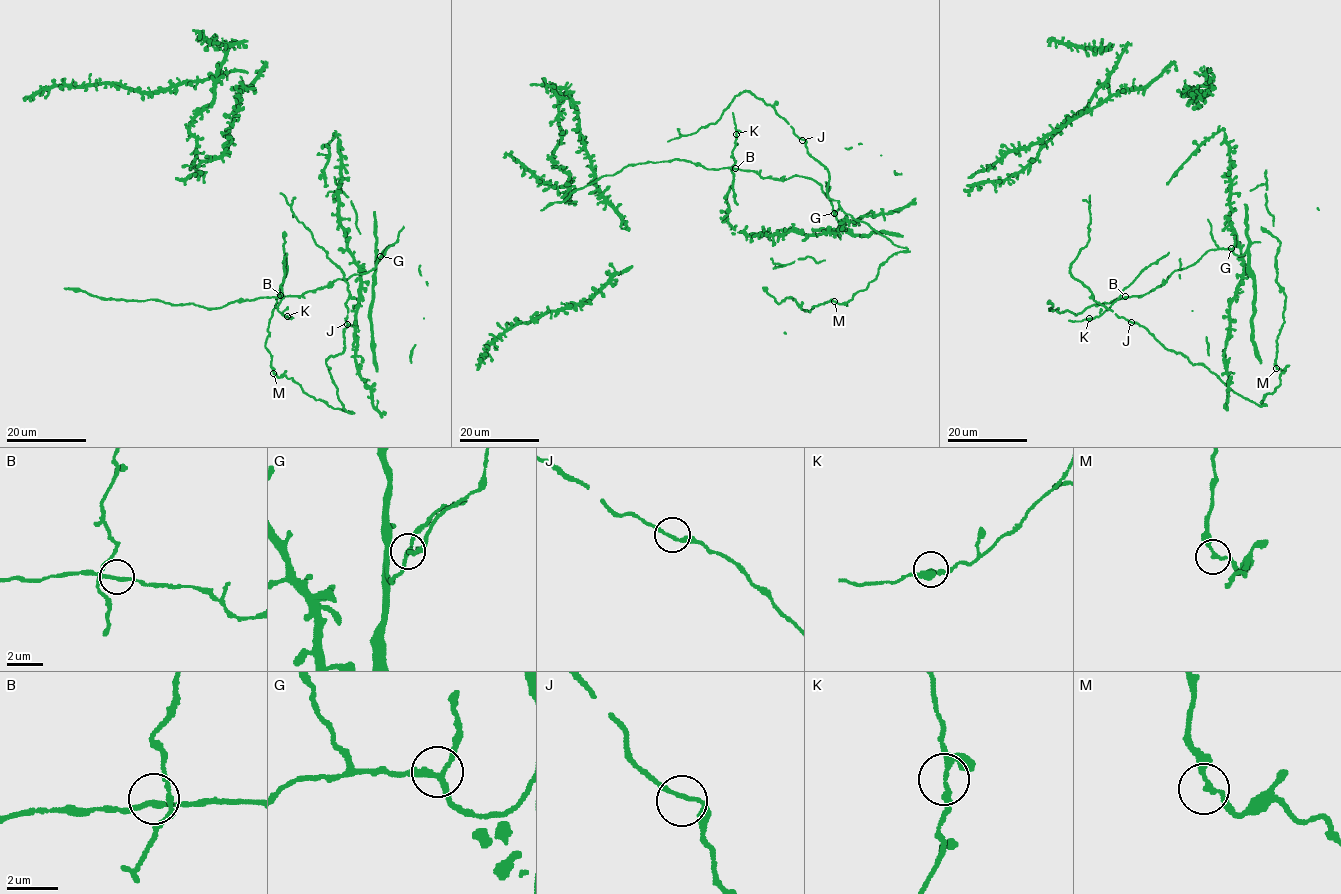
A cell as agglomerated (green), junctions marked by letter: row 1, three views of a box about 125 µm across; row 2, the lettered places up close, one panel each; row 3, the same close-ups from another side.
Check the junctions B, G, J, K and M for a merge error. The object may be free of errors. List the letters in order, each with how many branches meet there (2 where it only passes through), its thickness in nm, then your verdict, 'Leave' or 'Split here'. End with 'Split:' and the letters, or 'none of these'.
B: Branches: 3. Thickness 160 nm. Leave
G: Branches: 3. Thickness 190 nm. Leave
J: Branches: 2. Thickness 160 nm. Leave
K: Branches: 3. Thickness 160 nm. Leave
M: Branches: 2. Thickness 170 nm. Leave
Split: none of these

